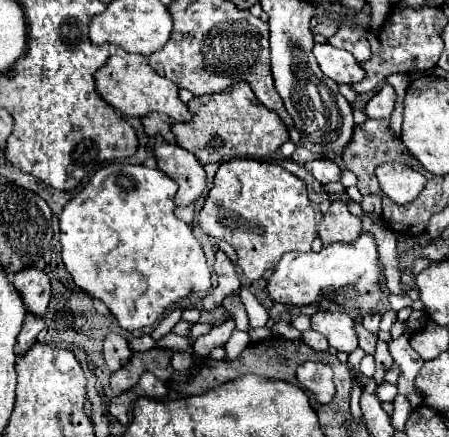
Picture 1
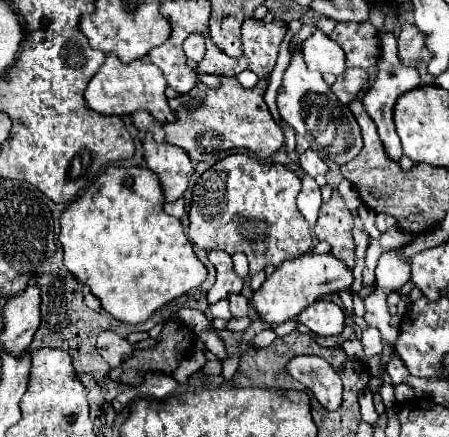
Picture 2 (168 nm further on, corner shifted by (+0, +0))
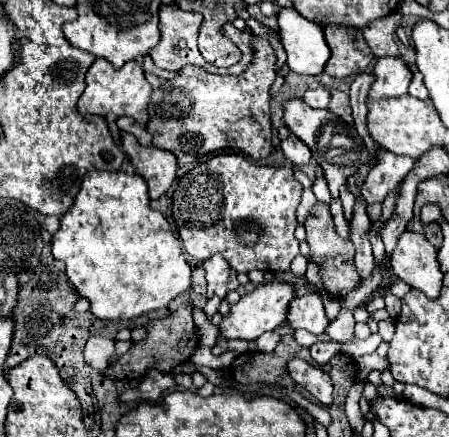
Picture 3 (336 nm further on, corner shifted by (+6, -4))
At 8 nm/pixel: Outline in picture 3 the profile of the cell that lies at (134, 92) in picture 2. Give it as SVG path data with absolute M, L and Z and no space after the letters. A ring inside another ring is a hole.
M97 58L91 64L89 72L87 72L87 82L85 84L87 84L85 92L81 94L81 98L77 102L77 110L81 114L131 116L137 124L141 124L141 126L147 124L147 120L149 120L147 104L149 104L149 98L151 98L151 84L145 80L143 68L141 68L141 64L137 60L127 62L123 68L115 70L109 60Z

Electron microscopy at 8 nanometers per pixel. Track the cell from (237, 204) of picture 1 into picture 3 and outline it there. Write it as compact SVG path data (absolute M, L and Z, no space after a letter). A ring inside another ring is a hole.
M219 154L179 178L171 212L189 256L207 260L219 252L237 272L279 272L299 254L293 232L301 192L291 168L259 166L243 154Z

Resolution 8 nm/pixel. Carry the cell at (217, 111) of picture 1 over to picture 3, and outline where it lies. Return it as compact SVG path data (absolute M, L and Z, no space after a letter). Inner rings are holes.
M253 36L253 62L247 66L247 70L239 76L217 76L217 74L209 74L205 68L201 66L183 66L181 70L177 70L177 76L167 80L163 86L155 88L153 94L151 94L151 100L149 100L149 106L147 106L147 112L149 112L149 122L147 122L147 132L153 136L153 146L155 148L161 148L161 150L169 150L177 156L177 164L179 166L185 166L185 164L197 164L203 156L207 154L213 154L213 152L219 152L219 150L235 150L235 152L243 152L247 156L251 156L253 160L263 160L271 154L271 112L269 112L269 88L271 84L275 82L275 52L273 48L269 46L269 40L267 38L261 38L261 36ZM225 138L231 138L233 144L225 144Z

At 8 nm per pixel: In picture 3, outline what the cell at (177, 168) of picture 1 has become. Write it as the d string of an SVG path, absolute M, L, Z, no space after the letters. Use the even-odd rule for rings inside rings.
M123 134L121 146L125 148L135 172L147 182L149 198L157 200L163 196L175 182L177 158L173 158L173 154L167 150L155 146L141 146L133 134Z

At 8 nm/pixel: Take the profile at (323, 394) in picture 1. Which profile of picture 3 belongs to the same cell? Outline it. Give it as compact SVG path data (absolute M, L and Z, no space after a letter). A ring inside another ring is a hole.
M295 358L289 362L289 374L297 384L309 390L317 398L319 404L329 406L329 402L333 402L333 384L329 374L325 374L323 370L311 366L305 360Z

